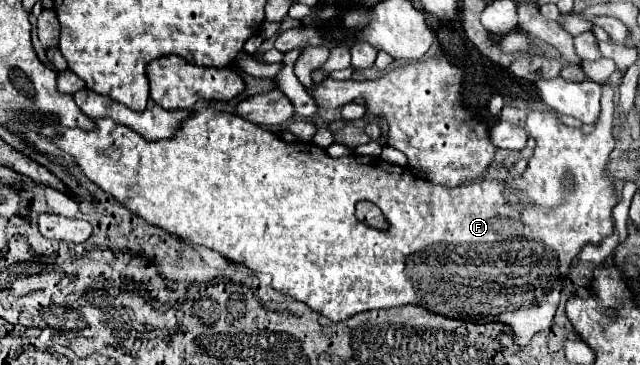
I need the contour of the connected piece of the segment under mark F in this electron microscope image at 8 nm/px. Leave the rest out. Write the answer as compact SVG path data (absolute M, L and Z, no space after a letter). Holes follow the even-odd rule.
M604 86L601 97L601 116L596 129L592 133L584 133L576 127L566 127L556 111L530 111L526 117L526 129L536 141L536 149L532 159L528 161L528 169L520 179L514 179L510 187L514 189L500 189L500 183L494 179L480 179L474 183L466 183L462 187L450 189L450 187L440 187L432 185L416 175L412 175L406 167L398 167L392 163L382 161L380 157L362 157L362 155L348 155L334 159L330 157L322 147L310 143L310 141L292 141L286 143L278 139L272 131L254 125L250 121L244 121L232 113L222 113L212 107L198 107L190 113L190 119L184 121L184 125L174 131L174 137L170 139L158 139L158 141L146 141L142 135L136 135L130 127L124 127L112 119L98 119L96 127L92 131L82 131L82 129L66 129L64 133L56 133L50 137L50 141L64 153L72 155L76 165L84 171L84 175L94 181L102 191L110 193L118 203L122 203L126 209L136 213L138 217L146 219L148 223L164 229L170 235L176 235L180 239L188 239L194 245L204 245L208 249L214 249L222 253L226 259L236 261L246 265L248 269L256 273L268 273L272 275L272 287L308 303L314 311L322 313L330 321L344 321L356 313L370 311L370 309L382 309L382 307L400 307L400 305L420 305L426 307L428 311L446 315L446 317L458 317L458 319L476 319L478 323L486 321L500 321L506 323L514 329L516 343L526 345L534 333L544 331L550 327L554 311L558 307L560 299L560 289L562 289L562 279L568 275L570 263L578 257L580 249L584 243L600 243L604 237L608 237L614 229L612 223L612 207L618 203L616 193L612 191L612 181L608 175L604 175L604 167L608 163L608 155L614 149L614 137L612 136L613 120L615 113L614 89L611 86ZM358 201L370 201L374 203L382 215L386 217L388 229L390 231L378 231L370 229L364 223L360 223L354 217L354 205Z

